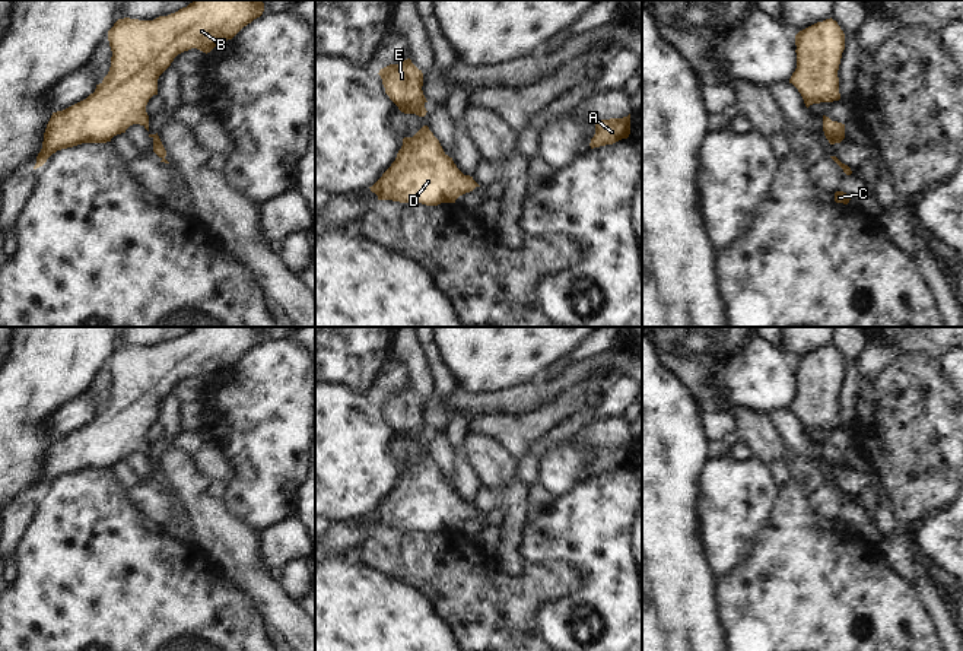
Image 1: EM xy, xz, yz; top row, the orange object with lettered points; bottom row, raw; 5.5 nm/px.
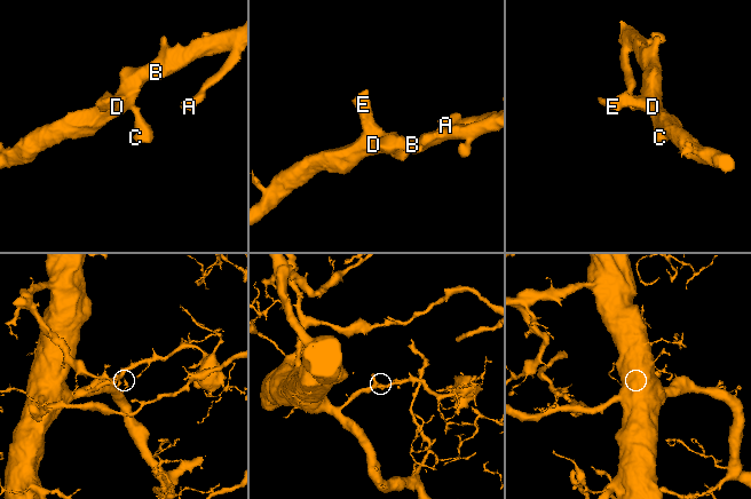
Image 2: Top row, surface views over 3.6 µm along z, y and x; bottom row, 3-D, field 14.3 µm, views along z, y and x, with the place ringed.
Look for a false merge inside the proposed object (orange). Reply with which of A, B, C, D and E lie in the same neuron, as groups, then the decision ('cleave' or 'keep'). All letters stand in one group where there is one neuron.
A B C D E | keep

